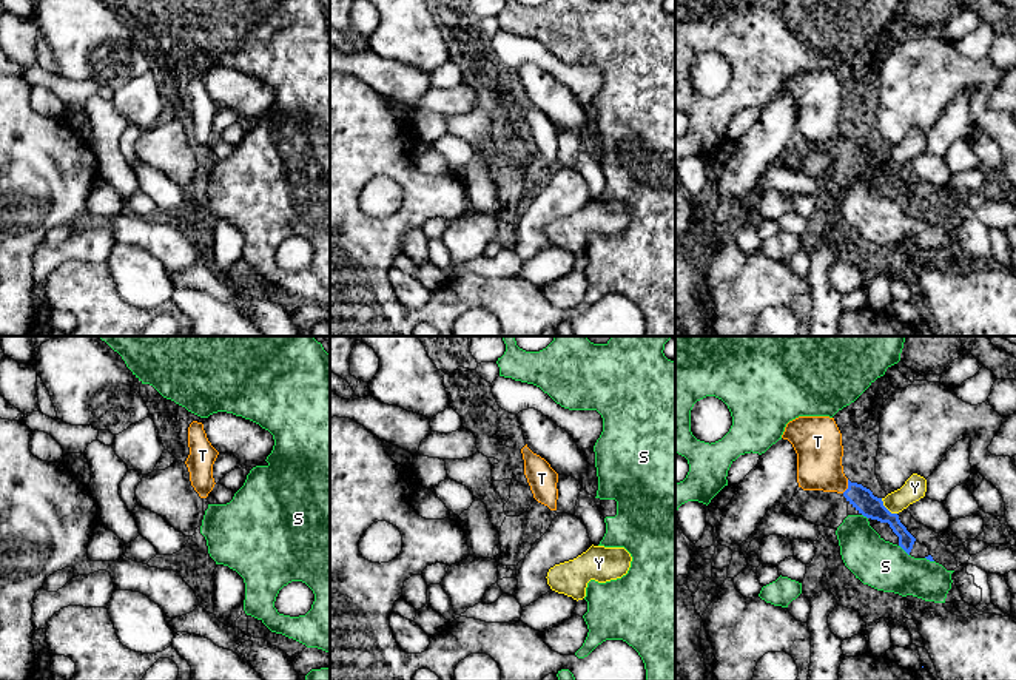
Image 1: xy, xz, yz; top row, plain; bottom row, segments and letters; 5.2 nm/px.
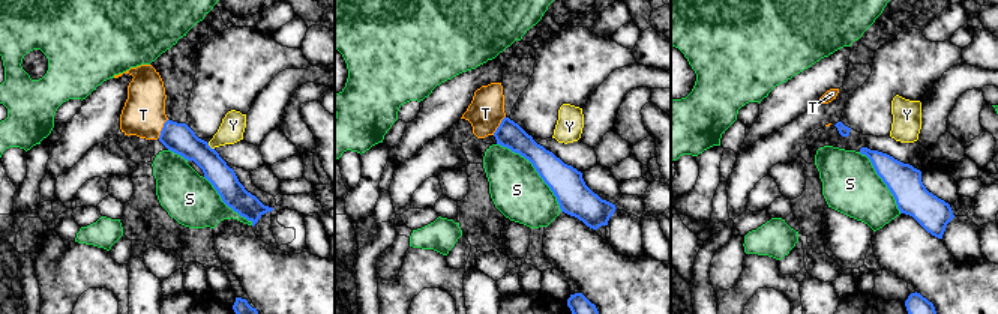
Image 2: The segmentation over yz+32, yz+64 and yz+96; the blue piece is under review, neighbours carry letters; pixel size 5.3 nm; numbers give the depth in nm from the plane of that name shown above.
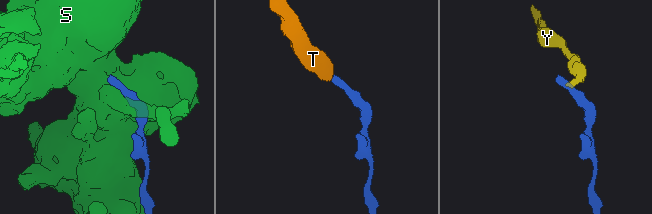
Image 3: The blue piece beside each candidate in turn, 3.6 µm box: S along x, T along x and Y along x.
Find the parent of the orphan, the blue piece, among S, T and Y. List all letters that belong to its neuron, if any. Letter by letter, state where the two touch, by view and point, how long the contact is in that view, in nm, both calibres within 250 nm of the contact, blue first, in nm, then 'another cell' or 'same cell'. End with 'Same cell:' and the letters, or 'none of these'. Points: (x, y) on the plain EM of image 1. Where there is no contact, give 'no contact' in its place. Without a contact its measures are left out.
S: contact yz (904, 204); length 80 nm; calibres 100 and 260 nm; another cell
T: contact yz (848, 141); length 80 nm; calibres 120 and 240 nm; same cell
Y: contact yz (885, 162); length 120 nm; calibres 120 and 120 nm; another cell
Same cell: T

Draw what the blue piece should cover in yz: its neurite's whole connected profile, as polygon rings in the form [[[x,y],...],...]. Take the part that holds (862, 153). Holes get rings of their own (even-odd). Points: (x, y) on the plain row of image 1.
[[[799,71],[789,76],[782,89],[797,108],[797,137],[803,145],[842,148],[863,171],[888,177],[899,191],[899,200],[910,210],[916,193],[891,168],[882,153],[862,139],[851,137],[842,120],[842,88],[829,71]]]

